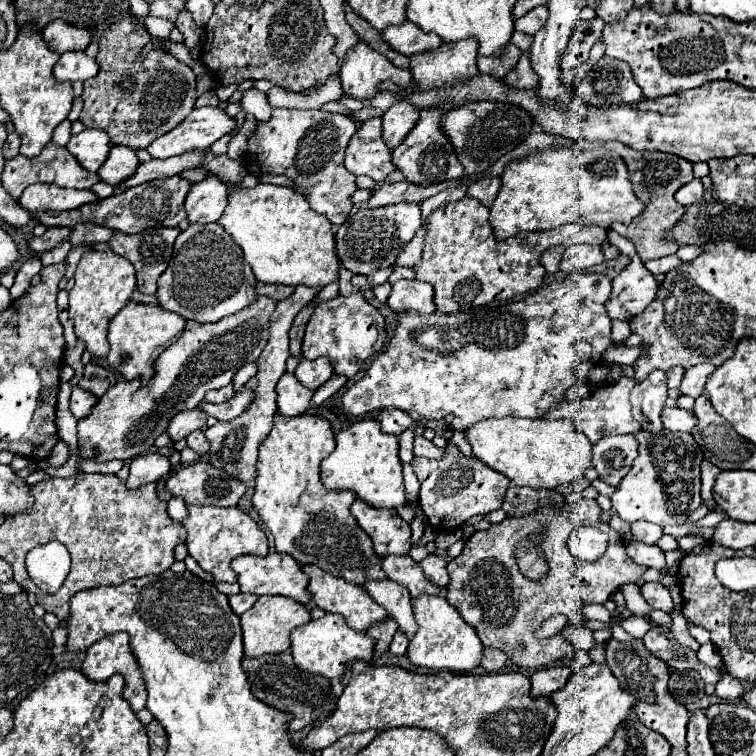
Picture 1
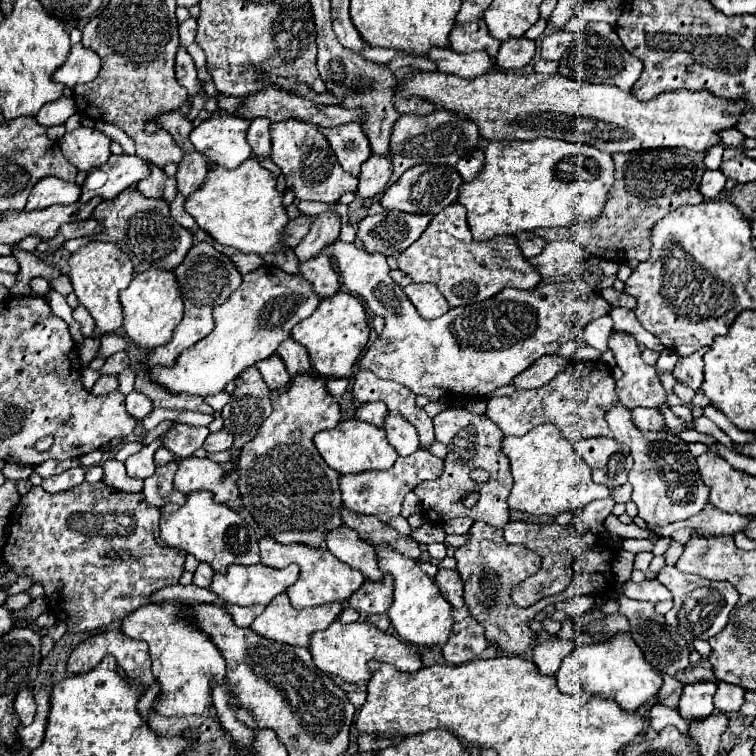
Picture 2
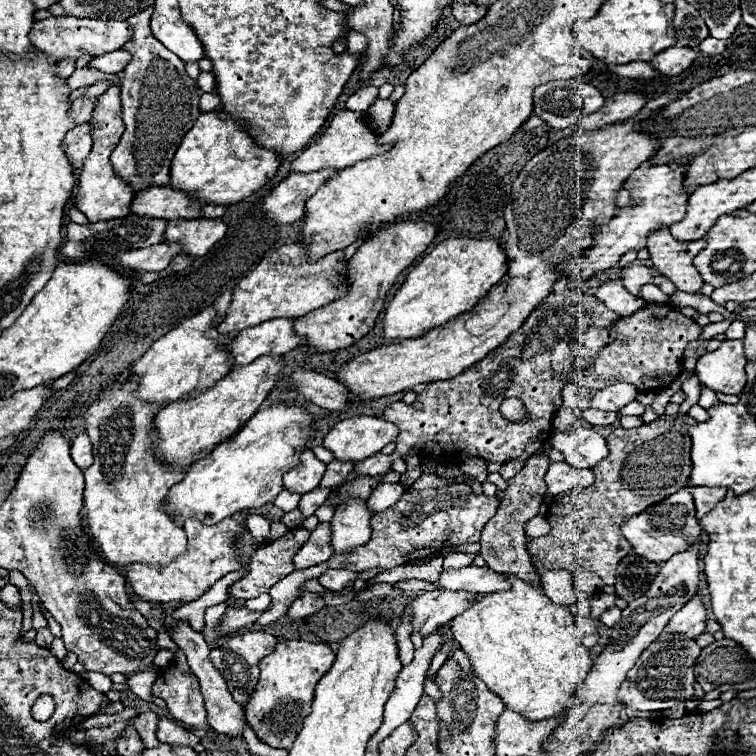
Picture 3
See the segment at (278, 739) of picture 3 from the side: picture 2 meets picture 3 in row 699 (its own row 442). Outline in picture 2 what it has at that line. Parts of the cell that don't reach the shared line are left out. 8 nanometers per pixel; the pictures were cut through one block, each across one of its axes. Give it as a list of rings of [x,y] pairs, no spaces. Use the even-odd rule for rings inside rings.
[[[276,354],[258,362],[256,368],[262,374],[264,382],[268,384],[268,388],[274,390],[270,394],[272,414],[264,420],[264,424],[260,426],[260,432],[240,452],[238,488],[242,494],[242,504],[254,516],[260,530],[266,536],[272,536],[276,542],[282,542],[282,544],[294,544],[296,542],[296,544],[306,544],[310,548],[322,548],[326,544],[326,536],[334,528],[344,524],[342,514],[340,514],[342,512],[342,492],[338,488],[340,474],[334,472],[322,460],[312,438],[320,430],[330,430],[340,422],[338,402],[334,402],[332,396],[326,392],[326,388],[324,388],[326,378],[322,378],[318,374],[296,376],[296,378],[292,378],[292,384],[288,386],[290,376],[288,376],[280,356],[276,356]]]

